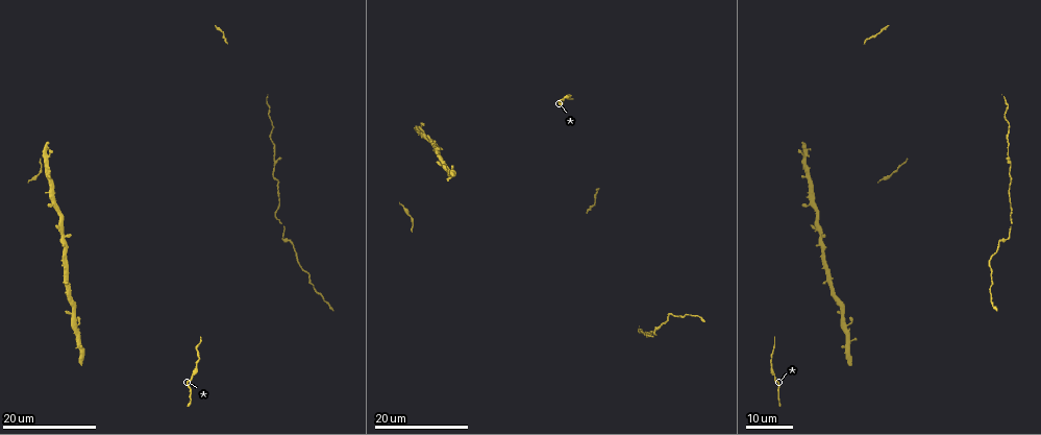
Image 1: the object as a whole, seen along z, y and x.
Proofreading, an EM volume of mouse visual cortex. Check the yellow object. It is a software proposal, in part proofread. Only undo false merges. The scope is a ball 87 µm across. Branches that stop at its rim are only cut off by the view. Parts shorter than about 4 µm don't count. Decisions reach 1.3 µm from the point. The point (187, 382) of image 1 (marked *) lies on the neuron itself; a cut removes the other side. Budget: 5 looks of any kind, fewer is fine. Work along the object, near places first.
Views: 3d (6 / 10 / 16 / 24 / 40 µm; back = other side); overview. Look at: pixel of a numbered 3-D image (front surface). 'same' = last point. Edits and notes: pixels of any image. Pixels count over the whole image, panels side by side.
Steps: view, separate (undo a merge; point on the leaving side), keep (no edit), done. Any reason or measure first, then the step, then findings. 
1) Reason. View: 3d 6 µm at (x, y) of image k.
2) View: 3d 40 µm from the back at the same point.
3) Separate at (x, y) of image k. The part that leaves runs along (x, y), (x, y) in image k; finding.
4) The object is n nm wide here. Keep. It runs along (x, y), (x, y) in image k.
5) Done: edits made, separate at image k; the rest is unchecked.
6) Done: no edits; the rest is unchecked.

View: 3d 24 µm at (53, 188) of image 1.

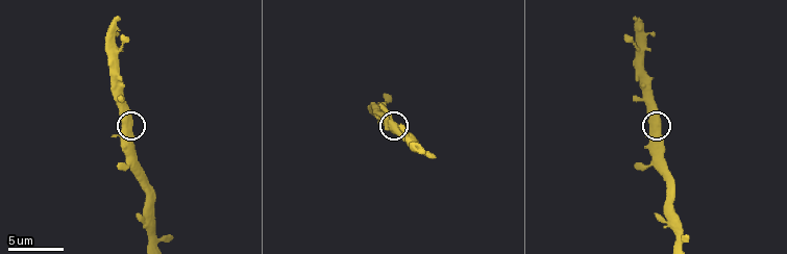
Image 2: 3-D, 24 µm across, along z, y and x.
View: 3d 10 µm at (659, 120) of image 2.

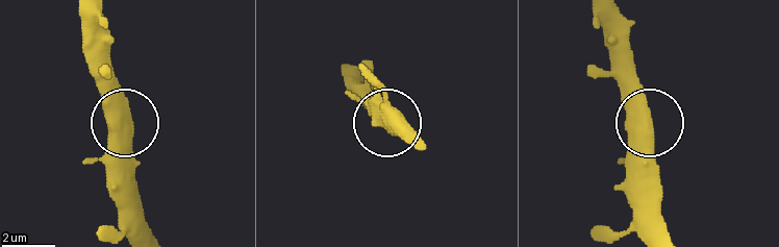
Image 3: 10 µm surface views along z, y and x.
Keep. It runs along (151, 231), (131, 171), (125, 103), (104, 77), (104, 66) in image 3; one neuron here.

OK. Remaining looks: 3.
Calibre changes. View: 3d 16 µm at (275, 157) of image 1.

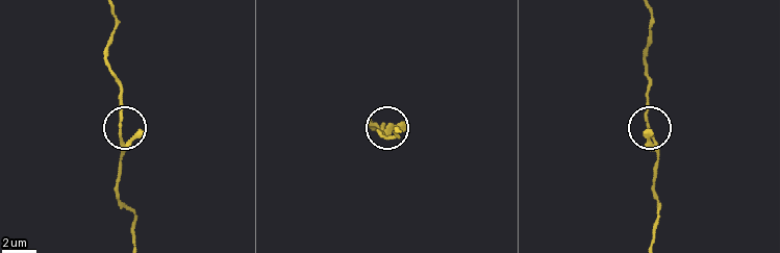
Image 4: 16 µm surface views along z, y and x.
Zoom in. View: 3d 10 µm at (122, 125) of image 4.

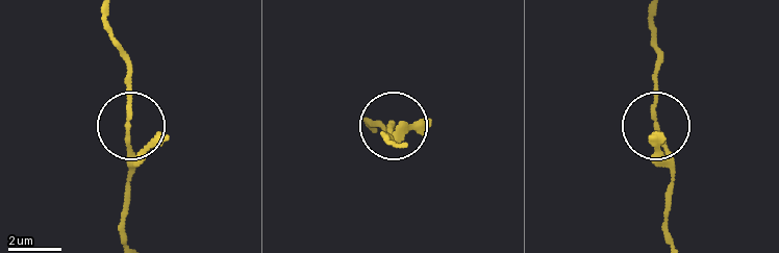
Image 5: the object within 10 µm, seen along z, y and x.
Keep. It runs along (123, 234), (129, 55) in image 5; one neuron here.

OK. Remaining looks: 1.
Done: no edits; the rest is unchecked.

